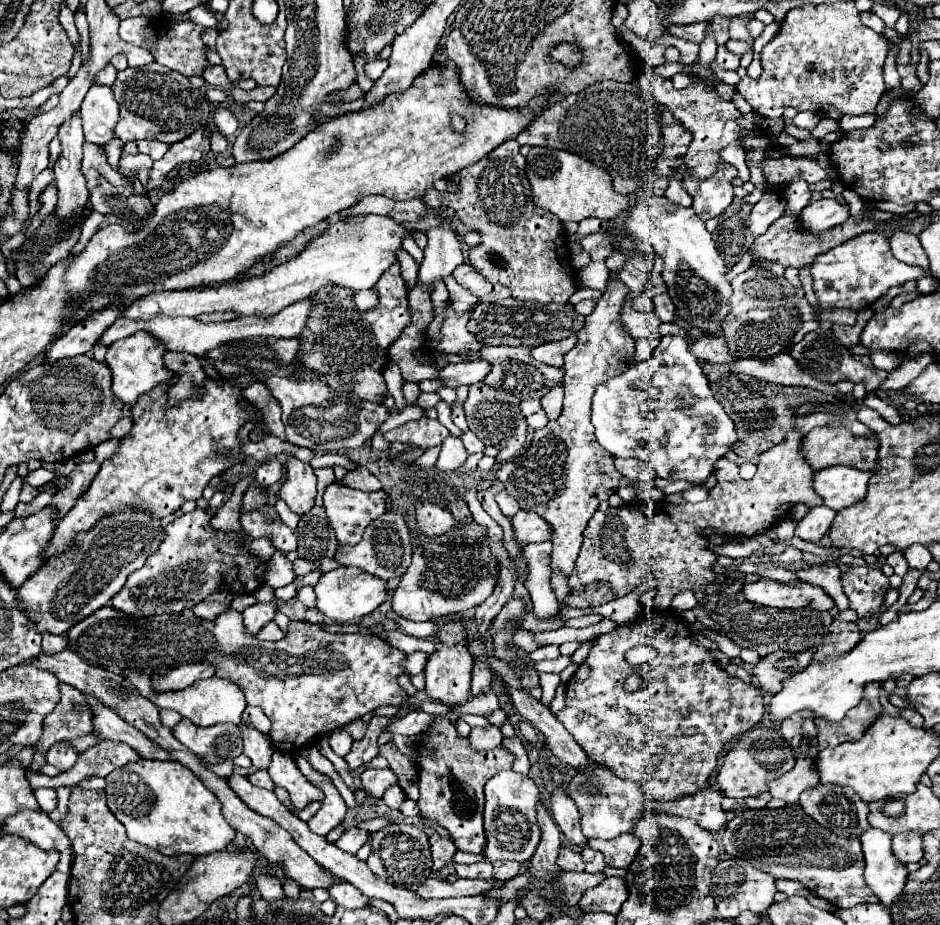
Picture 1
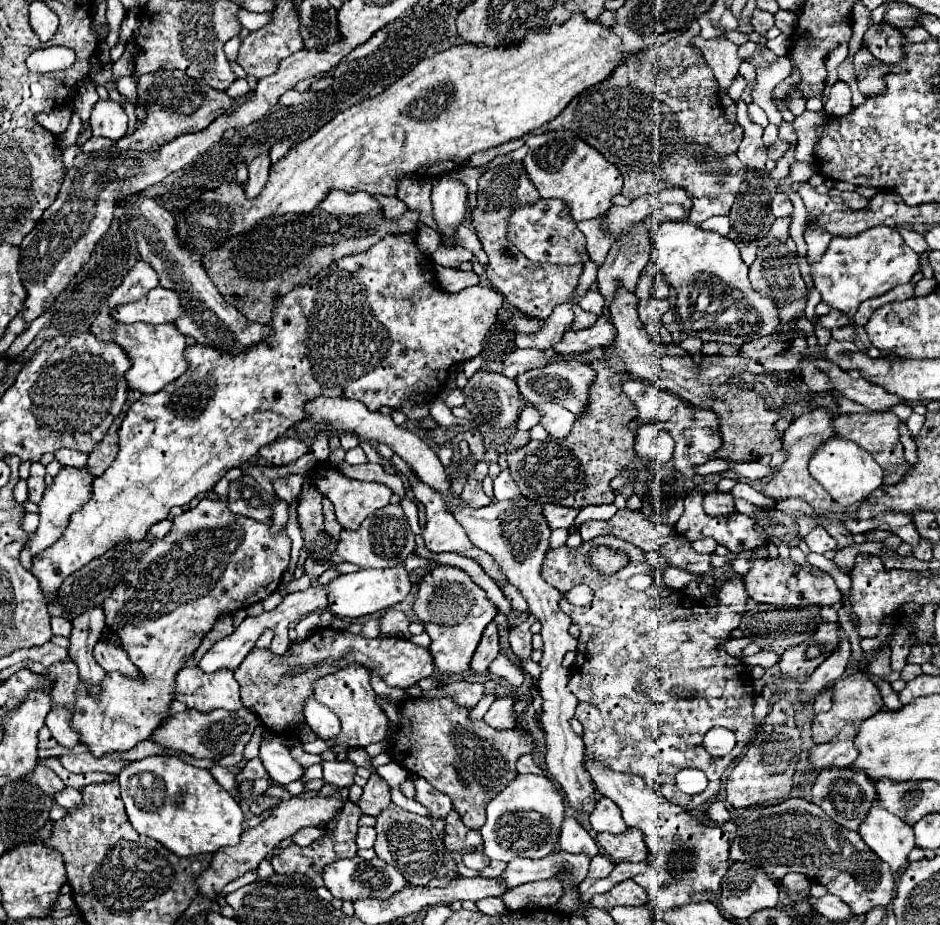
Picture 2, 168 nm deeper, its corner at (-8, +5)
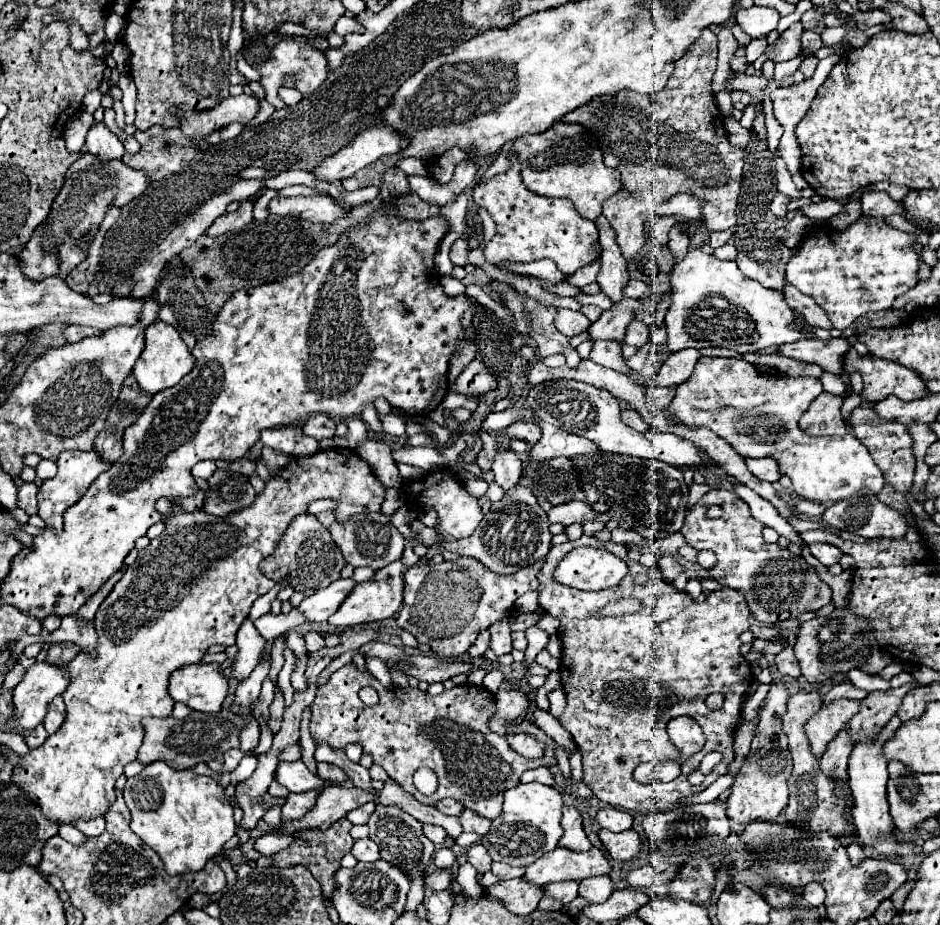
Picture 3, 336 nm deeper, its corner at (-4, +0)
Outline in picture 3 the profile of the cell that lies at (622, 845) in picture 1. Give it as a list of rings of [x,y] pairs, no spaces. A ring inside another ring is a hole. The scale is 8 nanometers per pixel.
[[[626,829],[620,833],[600,831],[600,841],[616,861],[630,861],[640,853],[640,837],[634,829]]]

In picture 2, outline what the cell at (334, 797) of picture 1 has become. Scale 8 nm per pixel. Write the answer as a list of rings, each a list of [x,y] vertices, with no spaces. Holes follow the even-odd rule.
[[[310,826],[310,828],[304,828],[304,830],[298,830],[294,836],[292,836],[292,842],[294,844],[300,844],[300,846],[308,846],[312,844],[318,836],[324,834],[324,826]]]

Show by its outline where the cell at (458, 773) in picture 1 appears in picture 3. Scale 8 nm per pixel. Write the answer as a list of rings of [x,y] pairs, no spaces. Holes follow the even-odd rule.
[[[352,663],[344,665],[328,683],[316,689],[316,699],[310,705],[310,733],[316,743],[326,743],[334,749],[346,749],[346,745],[356,743],[364,753],[372,755],[374,763],[386,769],[386,773],[410,791],[422,805],[432,805],[444,797],[460,801],[466,809],[480,817],[496,819],[502,811],[502,795],[506,789],[520,783],[520,775],[526,769],[540,765],[554,765],[554,741],[542,733],[532,721],[524,719],[522,725],[510,727],[506,735],[496,735],[488,729],[488,719],[494,713],[494,695],[476,685],[452,687],[436,697],[420,689],[400,689],[382,687],[376,677],[358,671]],[[362,687],[374,687],[380,701],[374,707],[366,707],[358,691]],[[516,733],[532,733],[544,743],[544,755],[538,759],[526,759],[508,745],[508,737]],[[420,767],[430,767],[438,777],[438,791],[434,795],[422,795],[414,783],[412,775]]]

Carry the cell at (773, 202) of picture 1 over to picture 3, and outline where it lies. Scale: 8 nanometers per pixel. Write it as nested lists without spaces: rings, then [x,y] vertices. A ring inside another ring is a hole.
[[[776,193],[774,201],[770,203],[770,211],[772,211],[776,217],[784,217],[786,211],[788,211],[788,197],[782,195],[782,193]]]

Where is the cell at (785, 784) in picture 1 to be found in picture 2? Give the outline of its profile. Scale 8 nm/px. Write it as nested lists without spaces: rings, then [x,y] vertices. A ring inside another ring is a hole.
[[[848,726],[834,740],[830,740],[826,744],[816,744],[810,750],[810,762],[818,770],[822,770],[824,766],[830,766],[830,764],[836,764],[836,766],[852,764],[854,758],[858,758],[858,748],[854,746],[856,732],[858,732],[858,728]]]

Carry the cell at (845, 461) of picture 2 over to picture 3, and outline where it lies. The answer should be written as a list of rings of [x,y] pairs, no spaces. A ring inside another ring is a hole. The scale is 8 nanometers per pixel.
[[[700,357],[692,377],[678,385],[668,413],[690,427],[712,429],[744,459],[776,459],[780,473],[790,477],[794,491],[810,501],[830,505],[858,493],[878,495],[884,487],[882,471],[854,435],[808,437],[798,429],[804,407],[822,391],[820,379],[814,377],[762,375],[754,365],[742,359]]]

